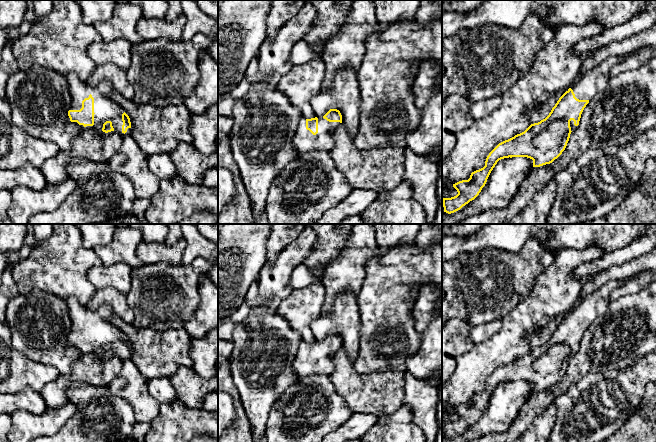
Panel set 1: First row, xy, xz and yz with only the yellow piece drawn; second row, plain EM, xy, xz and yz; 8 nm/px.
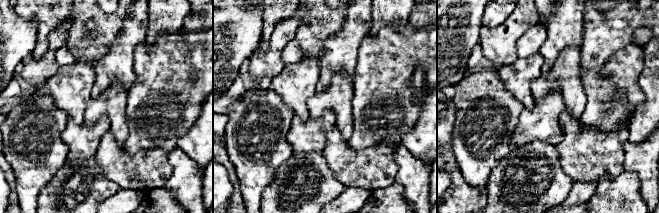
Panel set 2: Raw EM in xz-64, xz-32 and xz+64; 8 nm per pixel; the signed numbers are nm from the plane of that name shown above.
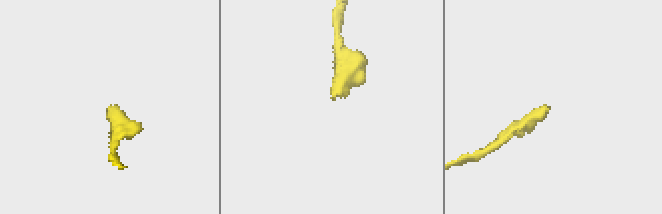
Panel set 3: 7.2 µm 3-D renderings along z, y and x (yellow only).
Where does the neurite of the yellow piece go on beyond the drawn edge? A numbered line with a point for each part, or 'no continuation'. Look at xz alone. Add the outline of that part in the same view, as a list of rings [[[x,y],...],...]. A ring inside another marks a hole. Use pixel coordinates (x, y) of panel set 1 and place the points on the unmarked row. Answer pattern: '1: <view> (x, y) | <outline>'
1: xz (304, 365) | [[[306,342],[299,345],[292,368],[299,379],[312,375],[330,375],[335,369],[333,359],[340,349],[340,346],[329,346],[326,343],[318,342],[318,357],[313,359],[306,353]]]

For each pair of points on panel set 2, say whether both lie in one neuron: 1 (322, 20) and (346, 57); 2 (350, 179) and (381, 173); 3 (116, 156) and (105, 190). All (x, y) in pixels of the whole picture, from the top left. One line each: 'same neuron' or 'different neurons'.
1: different neurons
2: same neuron
3: different neurons

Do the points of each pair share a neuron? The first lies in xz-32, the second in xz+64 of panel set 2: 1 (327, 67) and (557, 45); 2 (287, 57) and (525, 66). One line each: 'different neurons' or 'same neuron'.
1: same neuron
2: different neurons

